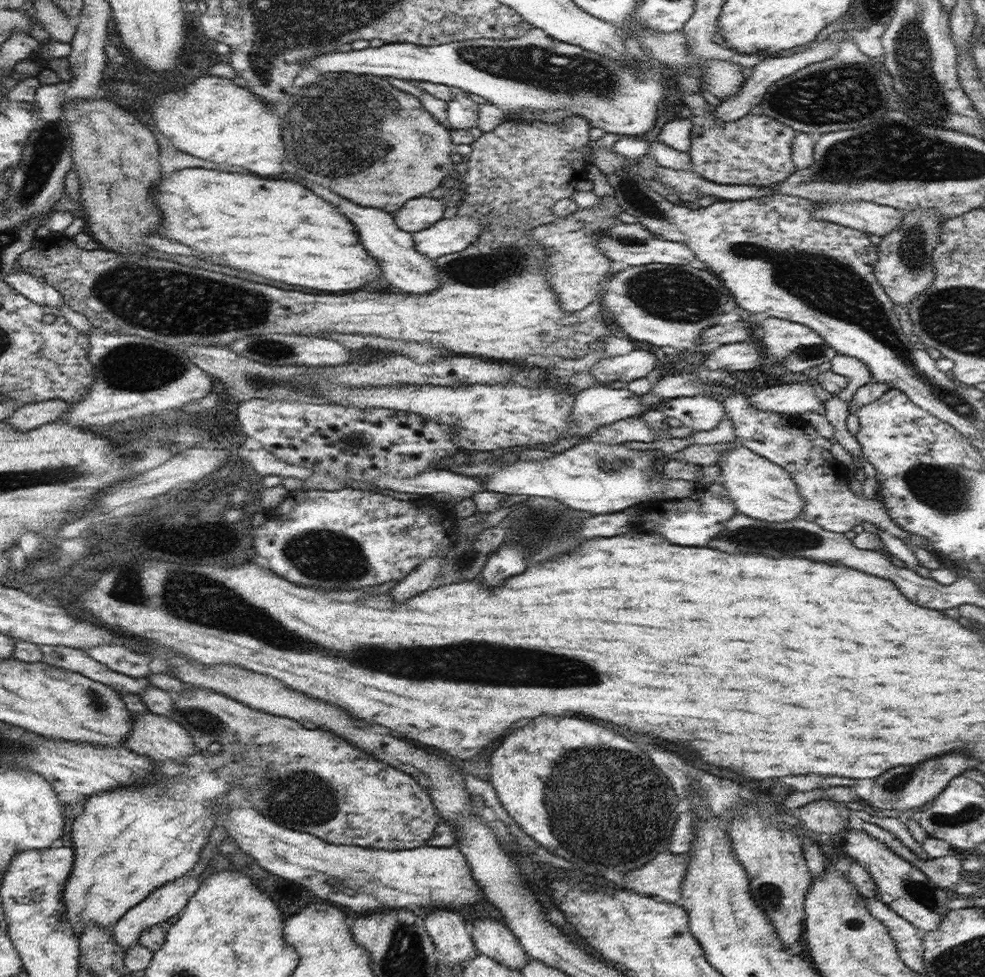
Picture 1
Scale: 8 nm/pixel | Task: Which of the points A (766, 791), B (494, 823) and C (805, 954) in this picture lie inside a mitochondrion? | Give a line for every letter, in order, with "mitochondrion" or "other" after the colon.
A: other
B: other
C: other

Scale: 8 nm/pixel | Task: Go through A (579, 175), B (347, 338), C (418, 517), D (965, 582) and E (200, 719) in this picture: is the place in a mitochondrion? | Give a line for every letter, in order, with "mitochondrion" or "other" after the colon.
A: other
B: other
C: other
D: other
E: mitochondrion

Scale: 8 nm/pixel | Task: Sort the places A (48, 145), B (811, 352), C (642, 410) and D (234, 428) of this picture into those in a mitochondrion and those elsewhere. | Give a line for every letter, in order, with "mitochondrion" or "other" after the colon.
A: mitochondrion
B: mitochondrion
C: other
D: other

